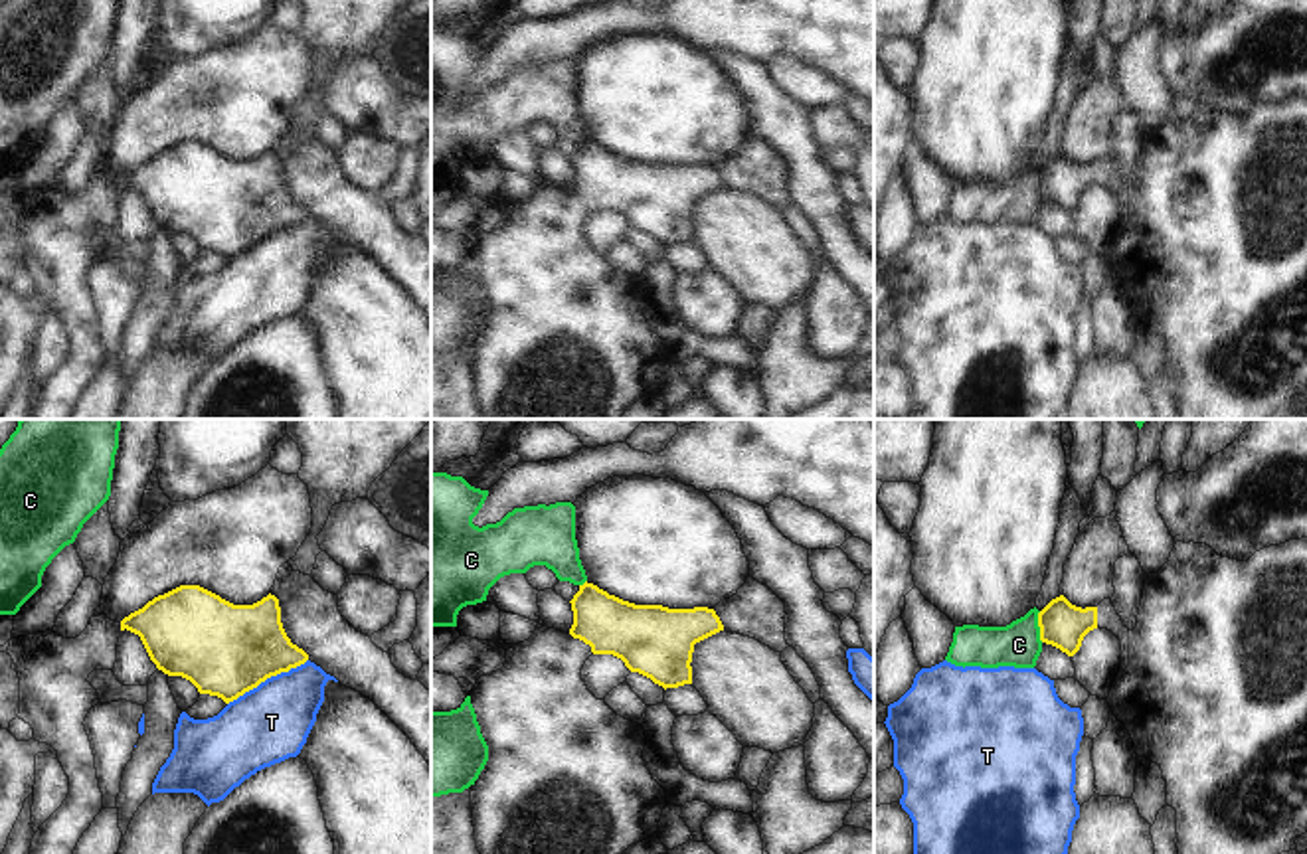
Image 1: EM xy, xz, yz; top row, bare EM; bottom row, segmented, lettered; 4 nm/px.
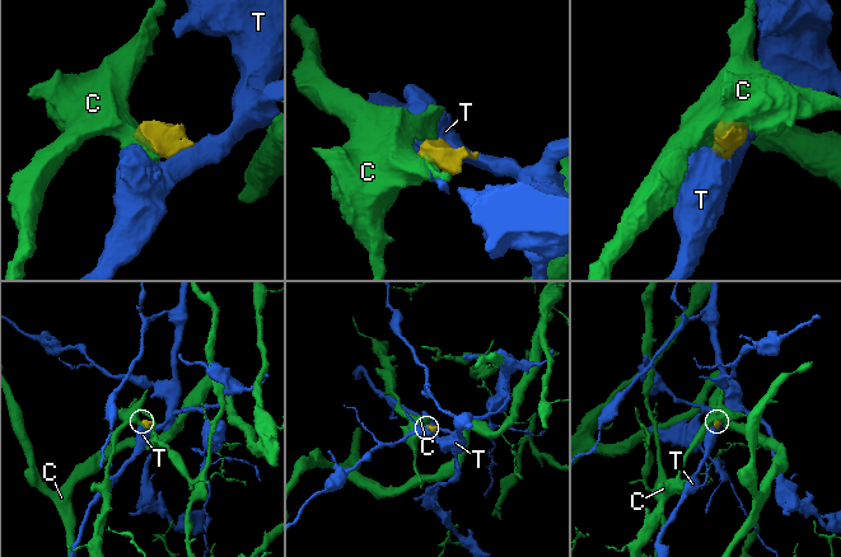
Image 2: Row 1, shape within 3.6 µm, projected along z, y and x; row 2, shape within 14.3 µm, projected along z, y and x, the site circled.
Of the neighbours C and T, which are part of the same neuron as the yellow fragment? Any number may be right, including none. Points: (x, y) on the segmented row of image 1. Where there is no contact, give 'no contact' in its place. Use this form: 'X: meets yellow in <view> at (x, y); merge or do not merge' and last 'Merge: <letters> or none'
C: meets yellow in yz at (1039, 625); do not merge
T: meets yellow in xy at (267, 677); do not merge
Merge: none

